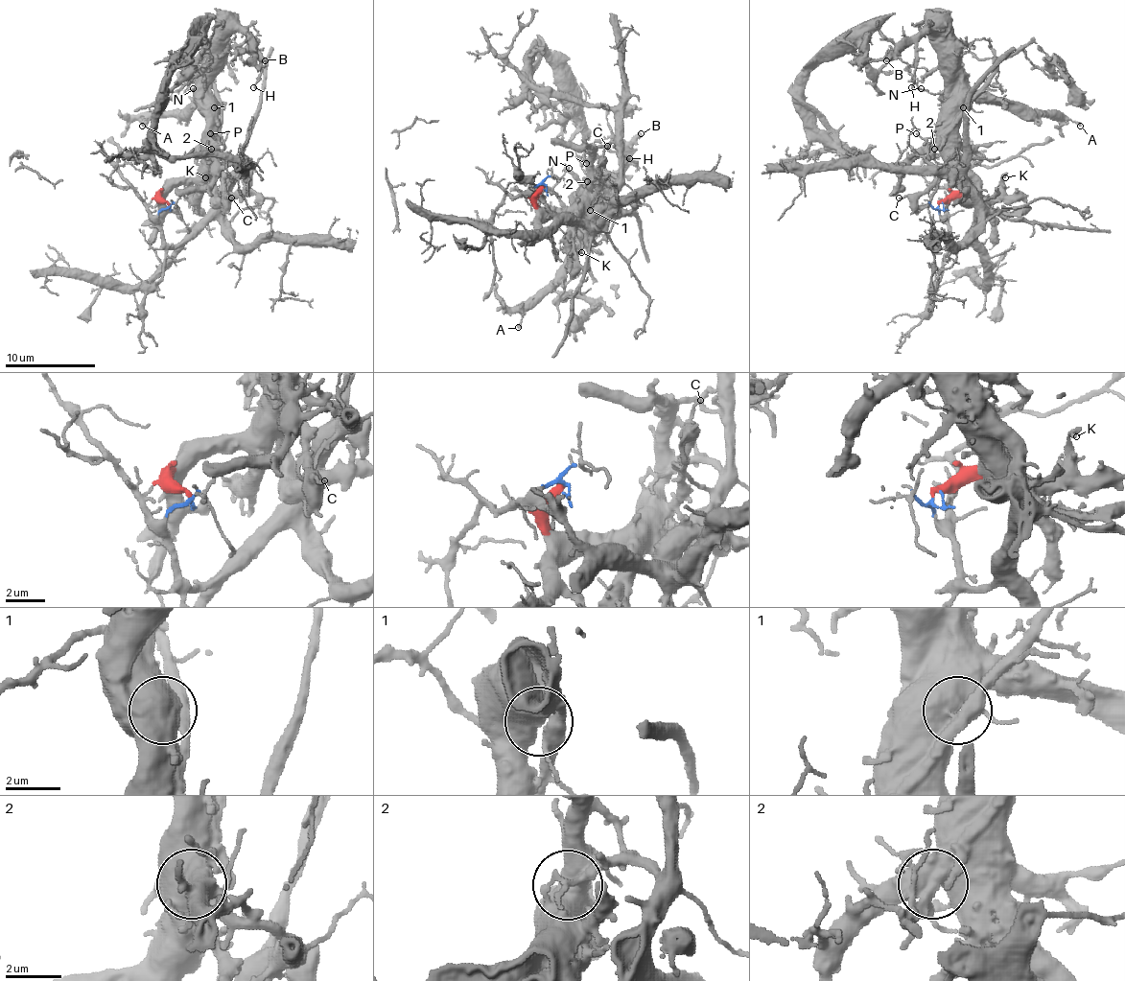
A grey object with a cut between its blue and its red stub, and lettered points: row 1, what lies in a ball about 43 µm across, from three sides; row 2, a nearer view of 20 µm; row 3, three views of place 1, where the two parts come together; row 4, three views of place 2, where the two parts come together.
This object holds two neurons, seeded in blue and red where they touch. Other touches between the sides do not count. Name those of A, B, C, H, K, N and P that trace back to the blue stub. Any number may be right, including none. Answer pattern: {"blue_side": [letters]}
{"blue_side": []}

